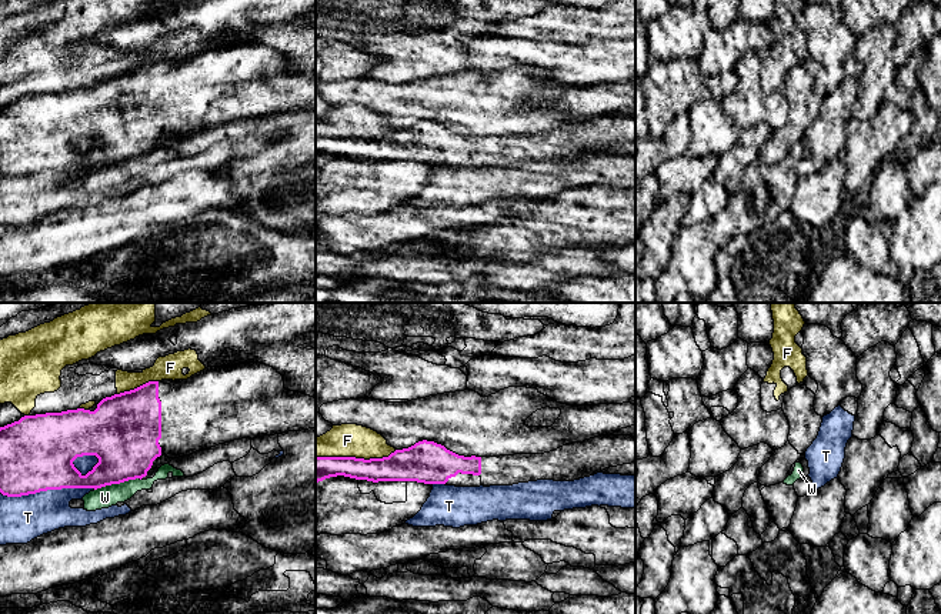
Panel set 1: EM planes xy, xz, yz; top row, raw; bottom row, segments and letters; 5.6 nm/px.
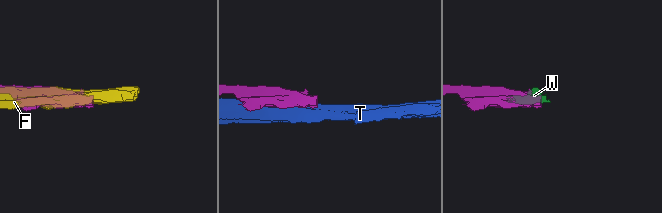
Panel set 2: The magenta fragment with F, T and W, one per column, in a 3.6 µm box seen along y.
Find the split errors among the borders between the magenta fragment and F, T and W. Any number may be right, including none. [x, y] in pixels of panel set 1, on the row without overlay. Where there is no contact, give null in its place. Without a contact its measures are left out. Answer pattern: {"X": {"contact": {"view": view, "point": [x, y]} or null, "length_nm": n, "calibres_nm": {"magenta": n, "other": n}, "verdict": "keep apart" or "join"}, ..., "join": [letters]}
{"F": {"contact": {"view": "xz", "point": [356, 139]}, "length_nm": 460, "calibres_nm": {"magenta": 170, "other": 190}, "verdict": "keep apart"}, "T": {"contact": {"view": "xy", "point": [47, 169]}, "length_nm": 550, "calibres_nm": {"magenta": 420, "other": 260}, "verdict": "keep apart"}, "W": {"contact": {"view": "xy", "point": [117, 163]}, "length_nm": 280, "calibres_nm": {"magenta": 360, "other": 120}, "verdict": "keep apart"}, "join": []}

